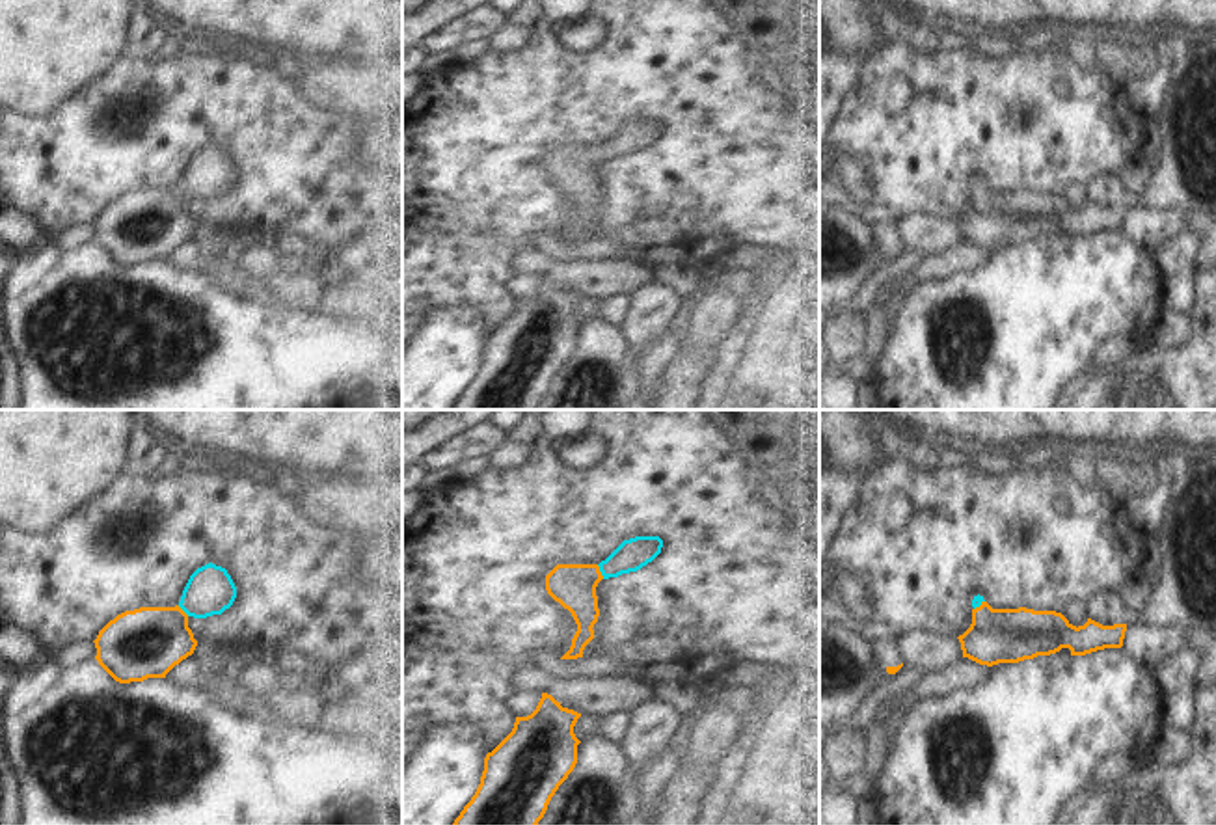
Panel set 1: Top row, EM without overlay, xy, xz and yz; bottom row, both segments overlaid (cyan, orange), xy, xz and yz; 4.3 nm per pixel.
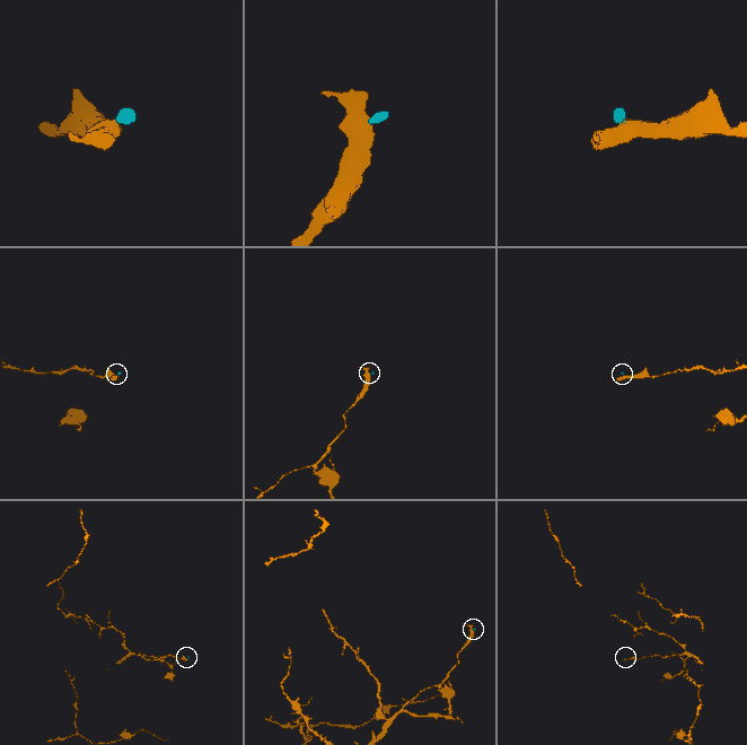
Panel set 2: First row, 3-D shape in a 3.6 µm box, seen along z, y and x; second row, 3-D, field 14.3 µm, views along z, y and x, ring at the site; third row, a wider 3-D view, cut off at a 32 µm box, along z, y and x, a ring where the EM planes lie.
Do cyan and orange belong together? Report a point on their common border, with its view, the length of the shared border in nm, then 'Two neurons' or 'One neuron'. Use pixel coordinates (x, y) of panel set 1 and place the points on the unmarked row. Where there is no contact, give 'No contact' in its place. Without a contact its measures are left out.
Touches cyan at xz (600, 153). Shared border 70 nm. One neuron

